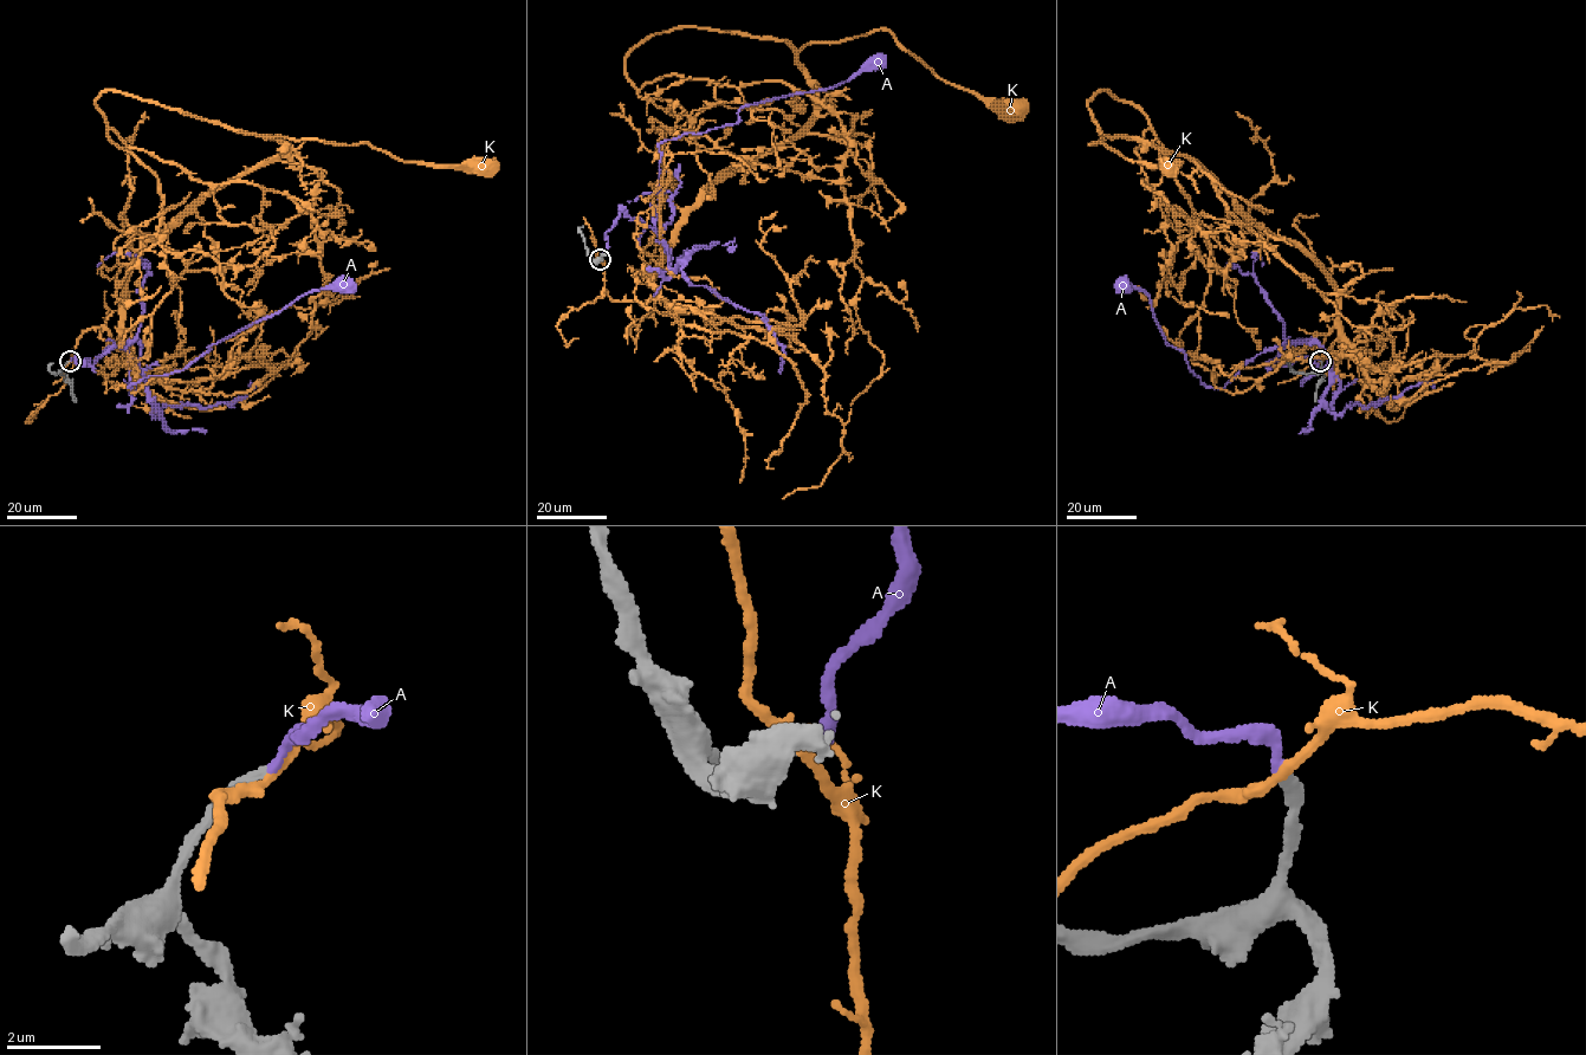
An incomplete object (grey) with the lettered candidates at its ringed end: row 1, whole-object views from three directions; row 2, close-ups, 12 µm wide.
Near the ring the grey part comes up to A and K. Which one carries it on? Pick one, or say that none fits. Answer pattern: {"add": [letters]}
{"add": ["A"]}

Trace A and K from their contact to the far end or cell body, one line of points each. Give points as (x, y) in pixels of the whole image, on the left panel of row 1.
A: (70, 361), (91, 366), (123, 343), (131, 388), (186, 369), (309, 292), (344, 284)
K: (70, 361), (103, 325), (127, 349), (128, 264), (285, 150), (266, 135), (479, 169)

